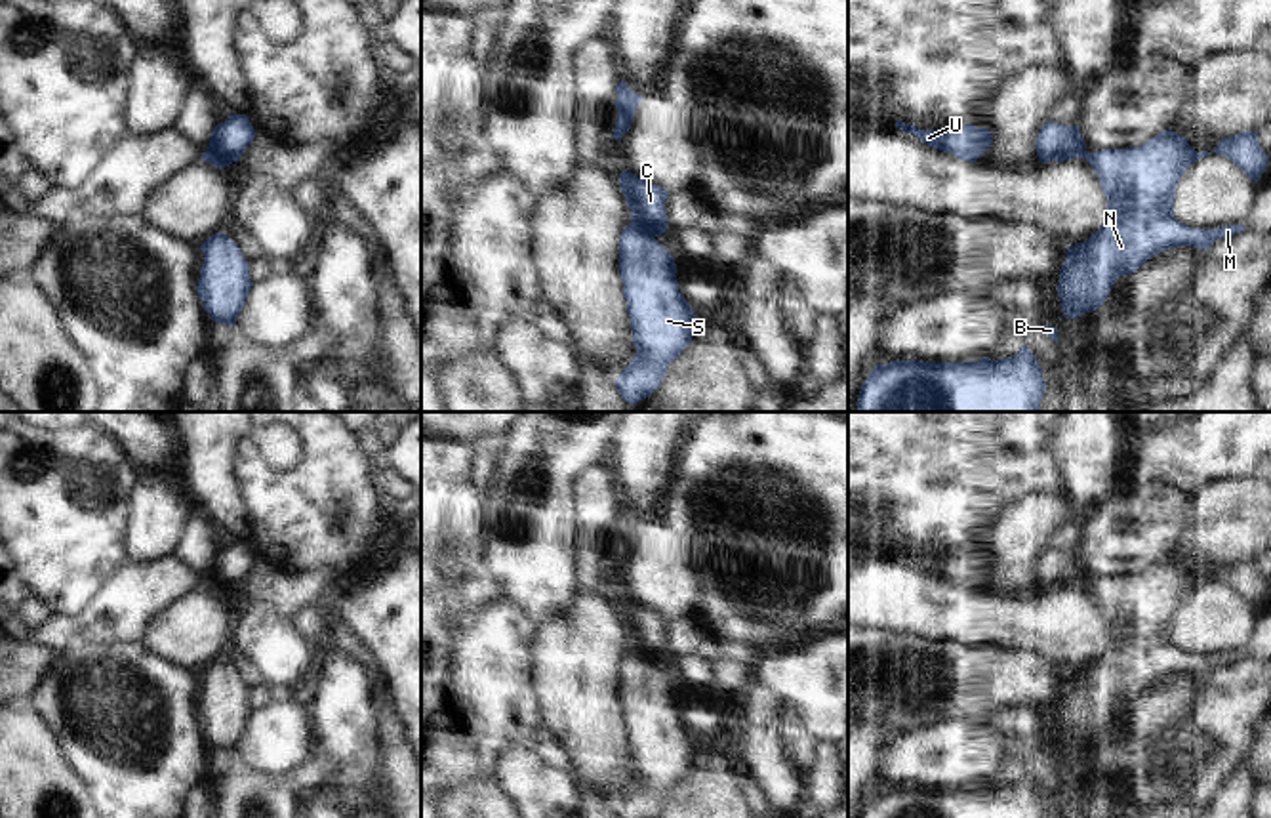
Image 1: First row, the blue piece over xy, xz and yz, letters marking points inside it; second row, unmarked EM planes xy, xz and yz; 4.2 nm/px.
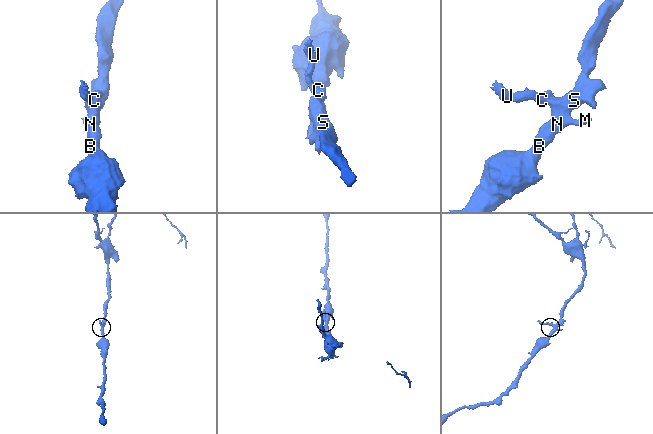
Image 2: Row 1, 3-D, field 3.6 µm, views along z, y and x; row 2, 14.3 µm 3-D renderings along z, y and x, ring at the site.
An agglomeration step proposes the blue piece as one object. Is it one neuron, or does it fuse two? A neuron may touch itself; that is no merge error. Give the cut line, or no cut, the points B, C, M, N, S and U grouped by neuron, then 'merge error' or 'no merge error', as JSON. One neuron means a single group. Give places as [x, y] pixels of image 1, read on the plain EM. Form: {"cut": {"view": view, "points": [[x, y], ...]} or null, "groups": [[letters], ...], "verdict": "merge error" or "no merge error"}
{"cut": {"view": "xz", "points": [[631, 649], [639, 651], [652, 664]]}, "groups": [["B", "M", "N", "S"], ["C", "U"]], "verdict": "merge error"}

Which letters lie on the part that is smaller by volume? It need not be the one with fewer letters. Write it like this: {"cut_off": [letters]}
{"cut_off": ["C", "U"]}

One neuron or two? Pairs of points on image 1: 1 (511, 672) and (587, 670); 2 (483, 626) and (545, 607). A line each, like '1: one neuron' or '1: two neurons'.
1: two neurons
2: two neurons

